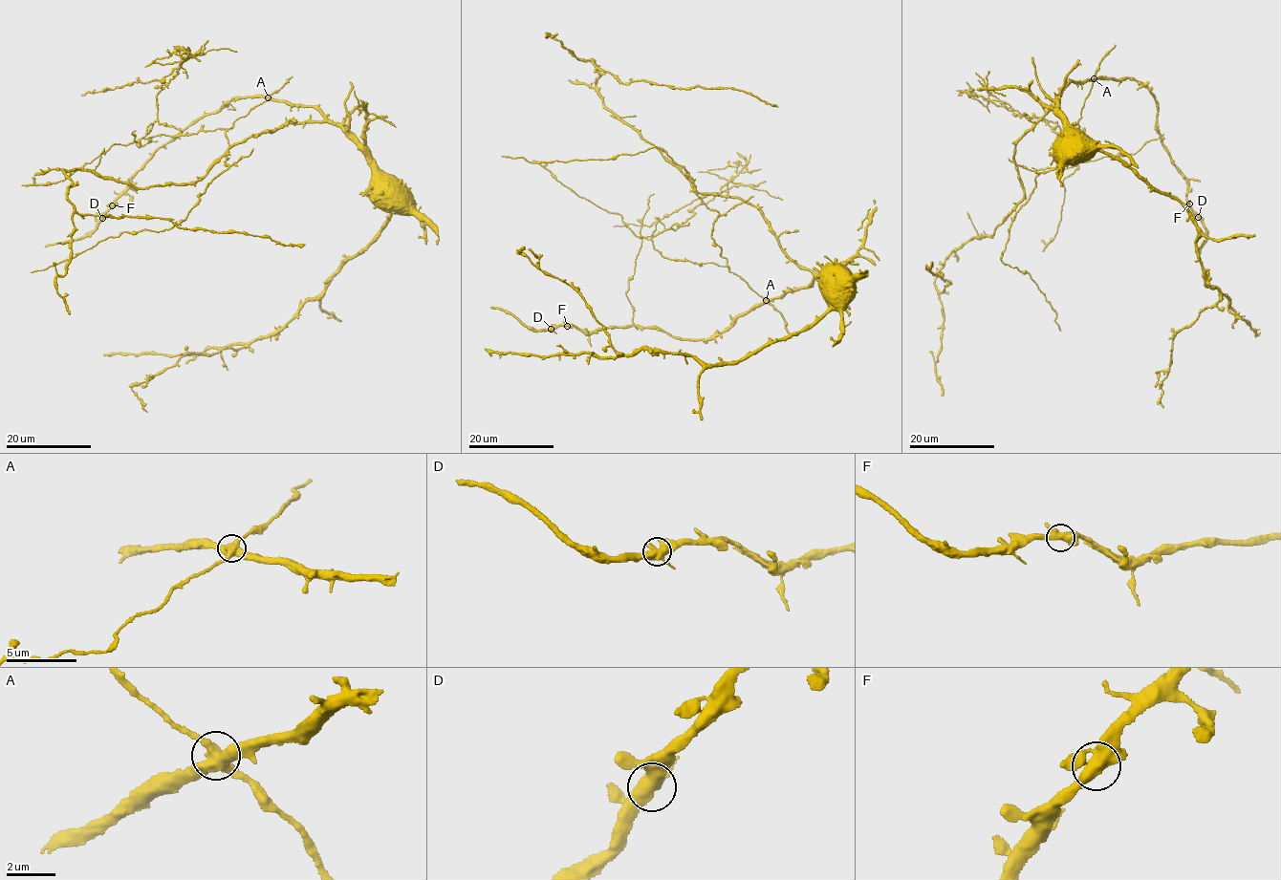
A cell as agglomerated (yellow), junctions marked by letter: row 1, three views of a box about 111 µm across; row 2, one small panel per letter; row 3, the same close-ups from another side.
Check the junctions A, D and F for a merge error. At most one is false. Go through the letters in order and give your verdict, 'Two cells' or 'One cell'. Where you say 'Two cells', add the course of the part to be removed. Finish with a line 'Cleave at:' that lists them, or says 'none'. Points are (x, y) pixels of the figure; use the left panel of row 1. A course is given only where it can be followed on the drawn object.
A: Two cells. Course of the part to remove: (269, 97), (225, 132), (228, 167), (209, 182), (186, 219), (159, 231), (120, 233), (31, 272)
D: One cell
F: One cell
Cleave at: A

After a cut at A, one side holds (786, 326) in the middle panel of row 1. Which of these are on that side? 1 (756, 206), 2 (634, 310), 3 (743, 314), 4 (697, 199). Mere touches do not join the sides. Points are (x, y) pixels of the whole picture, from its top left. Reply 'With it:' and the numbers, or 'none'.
With it: 2, 4

